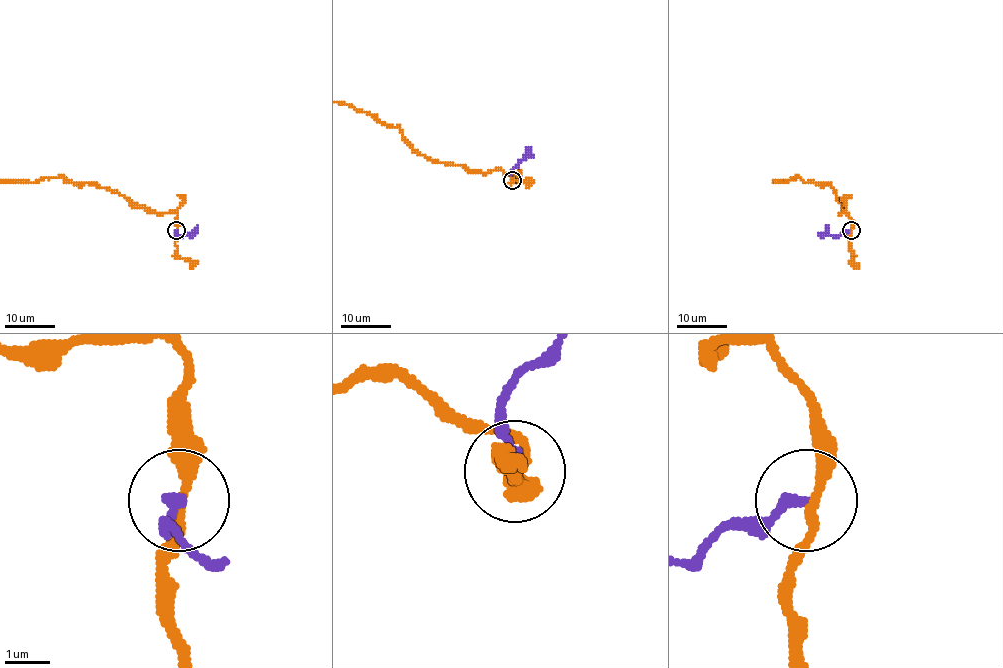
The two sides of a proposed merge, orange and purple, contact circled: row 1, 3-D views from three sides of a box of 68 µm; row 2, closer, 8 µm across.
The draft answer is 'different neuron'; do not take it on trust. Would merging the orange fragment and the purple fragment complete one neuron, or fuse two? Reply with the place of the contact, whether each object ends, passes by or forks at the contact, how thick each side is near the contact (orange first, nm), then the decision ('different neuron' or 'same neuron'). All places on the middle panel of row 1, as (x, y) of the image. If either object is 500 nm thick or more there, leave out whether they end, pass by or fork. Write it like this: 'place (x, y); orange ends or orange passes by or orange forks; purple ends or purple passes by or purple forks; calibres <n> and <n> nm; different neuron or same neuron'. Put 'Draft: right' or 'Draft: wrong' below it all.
place (512, 180); orange passes by; purple ends; calibres 240 and 280 nm; different neuron
Draft: right

